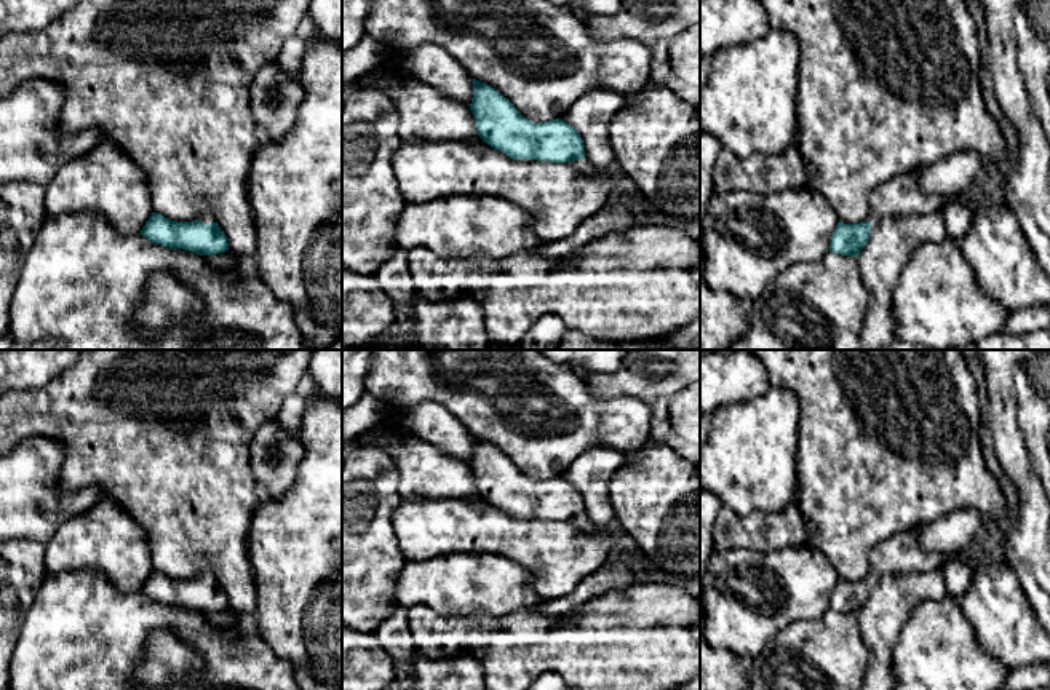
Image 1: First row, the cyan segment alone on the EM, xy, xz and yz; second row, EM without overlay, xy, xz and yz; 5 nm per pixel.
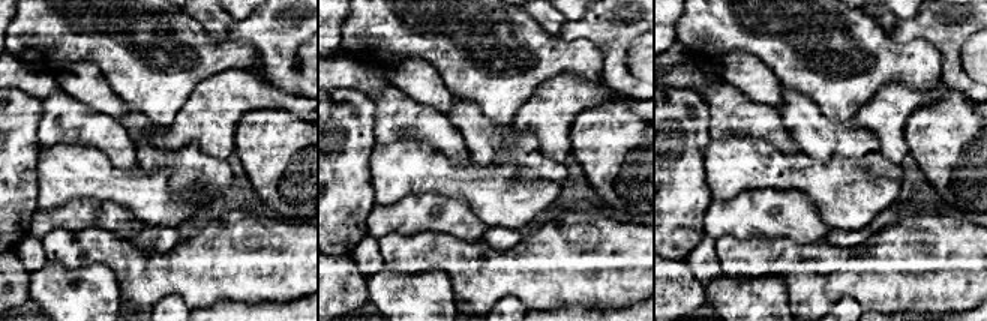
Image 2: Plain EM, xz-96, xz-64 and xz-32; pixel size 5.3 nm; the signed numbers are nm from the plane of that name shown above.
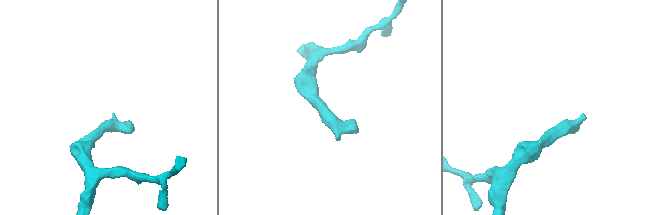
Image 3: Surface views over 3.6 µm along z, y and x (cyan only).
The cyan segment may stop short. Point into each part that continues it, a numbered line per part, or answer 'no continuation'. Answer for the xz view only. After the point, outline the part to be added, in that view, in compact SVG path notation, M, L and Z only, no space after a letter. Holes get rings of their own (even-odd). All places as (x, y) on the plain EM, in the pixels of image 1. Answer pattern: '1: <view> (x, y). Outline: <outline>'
1: xz (584, 526). Outline: M587 518L571 519L569 522L572 522L582 533L587 533L587 535L596 533L596 525L593 525Z

